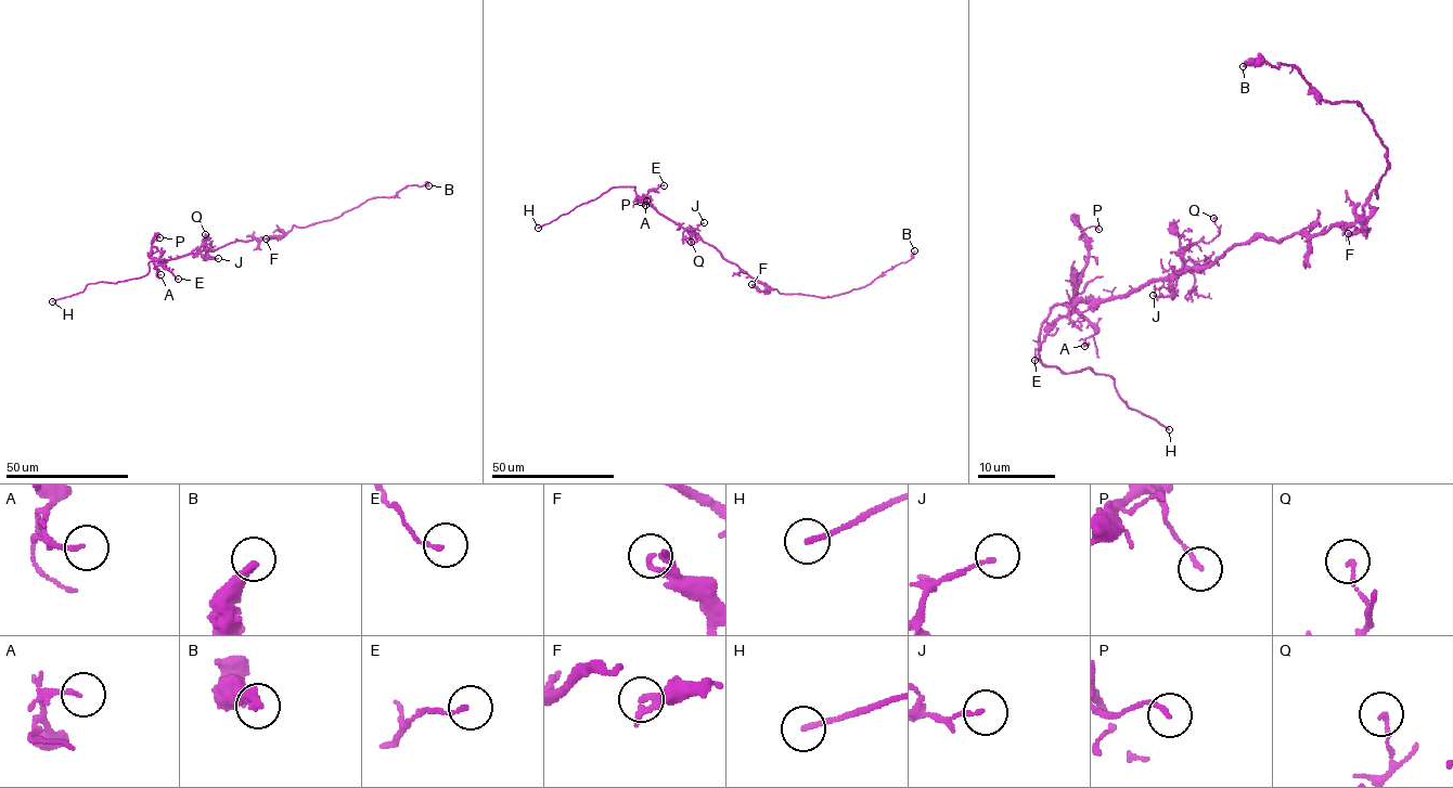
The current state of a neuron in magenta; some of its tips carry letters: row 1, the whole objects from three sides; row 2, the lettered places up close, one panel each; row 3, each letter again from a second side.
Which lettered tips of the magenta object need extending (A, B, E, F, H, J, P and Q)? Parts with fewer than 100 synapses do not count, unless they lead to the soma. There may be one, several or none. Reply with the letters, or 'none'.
H

